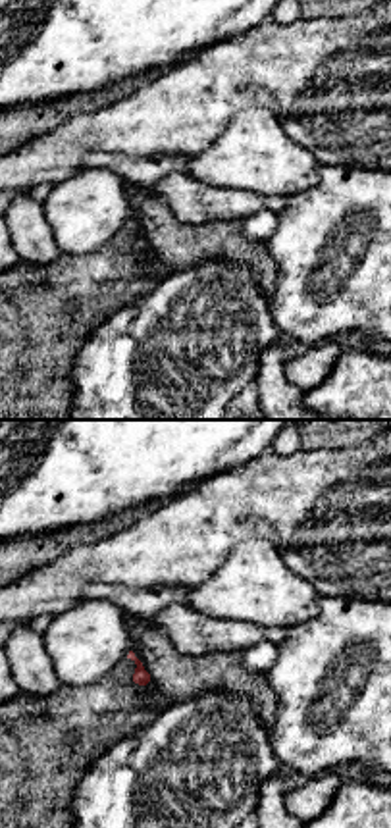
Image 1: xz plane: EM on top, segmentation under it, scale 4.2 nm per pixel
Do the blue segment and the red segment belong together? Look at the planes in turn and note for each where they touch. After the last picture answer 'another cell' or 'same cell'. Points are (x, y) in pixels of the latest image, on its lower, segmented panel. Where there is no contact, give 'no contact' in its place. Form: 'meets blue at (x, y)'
no contact

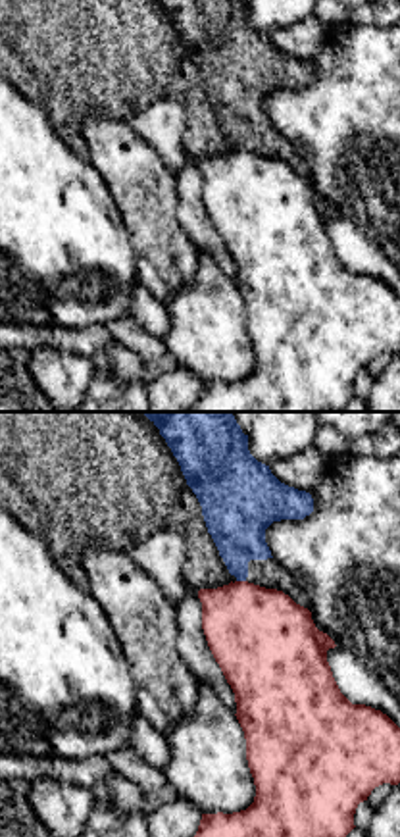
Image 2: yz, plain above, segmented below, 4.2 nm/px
meets blue at (241, 580)

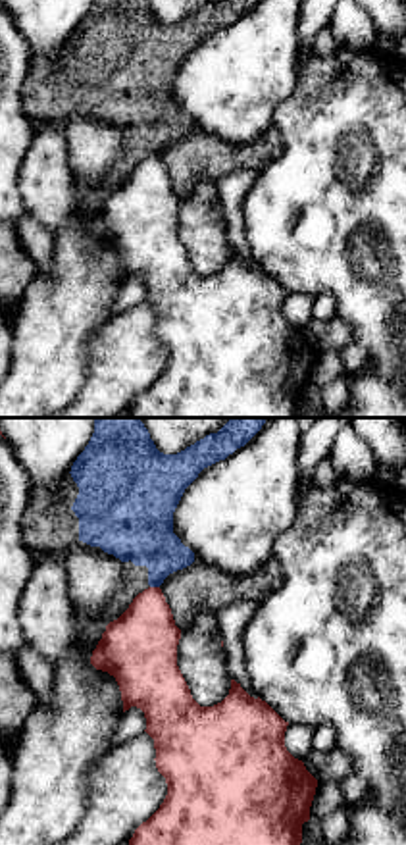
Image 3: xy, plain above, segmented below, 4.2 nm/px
meets blue at (154, 586)

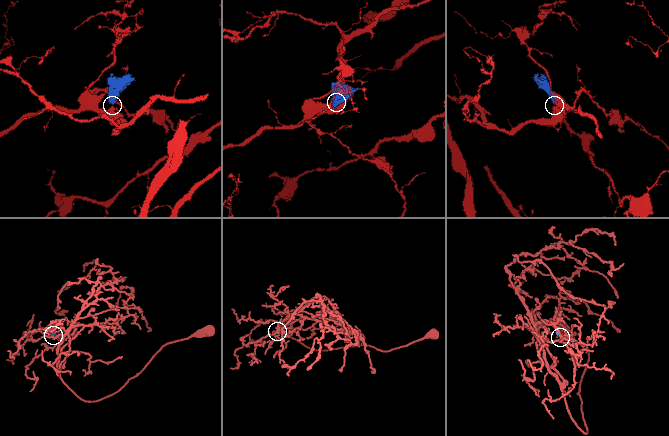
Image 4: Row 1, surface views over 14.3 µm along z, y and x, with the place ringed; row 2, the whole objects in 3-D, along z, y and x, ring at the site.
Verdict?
another cell

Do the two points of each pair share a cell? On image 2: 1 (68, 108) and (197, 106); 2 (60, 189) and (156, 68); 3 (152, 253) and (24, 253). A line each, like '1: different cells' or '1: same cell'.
1: same cell
2: different cells
3: different cells

